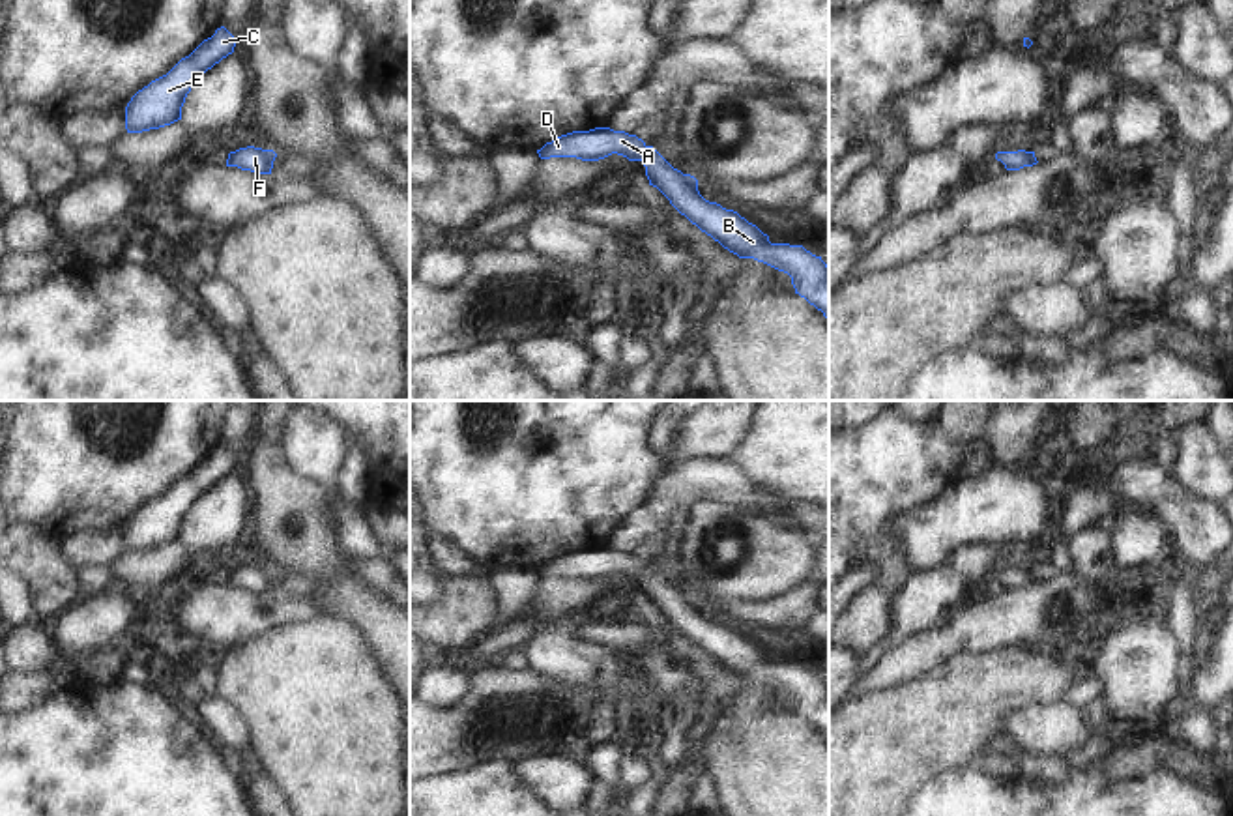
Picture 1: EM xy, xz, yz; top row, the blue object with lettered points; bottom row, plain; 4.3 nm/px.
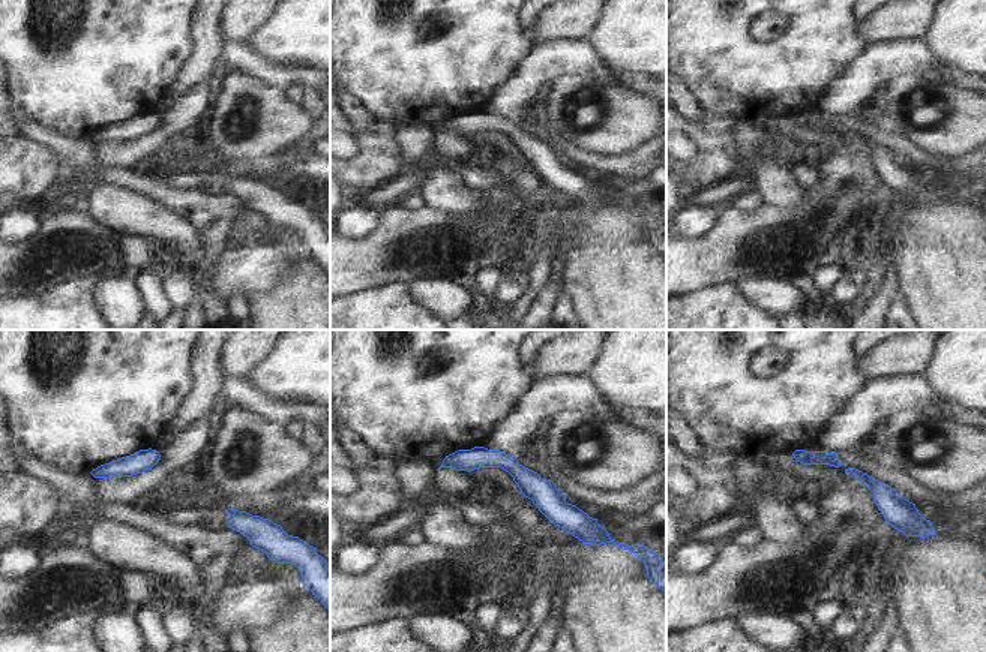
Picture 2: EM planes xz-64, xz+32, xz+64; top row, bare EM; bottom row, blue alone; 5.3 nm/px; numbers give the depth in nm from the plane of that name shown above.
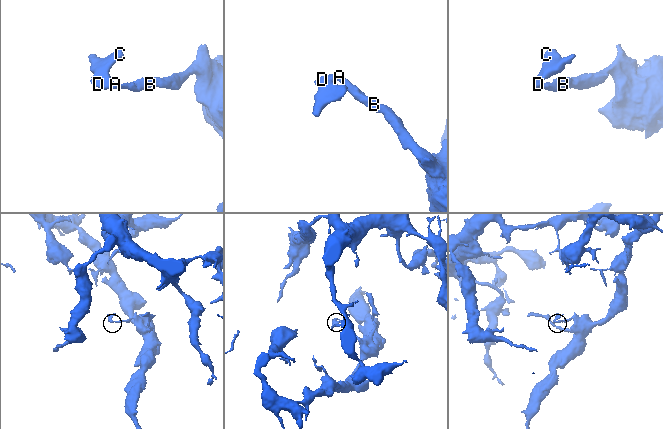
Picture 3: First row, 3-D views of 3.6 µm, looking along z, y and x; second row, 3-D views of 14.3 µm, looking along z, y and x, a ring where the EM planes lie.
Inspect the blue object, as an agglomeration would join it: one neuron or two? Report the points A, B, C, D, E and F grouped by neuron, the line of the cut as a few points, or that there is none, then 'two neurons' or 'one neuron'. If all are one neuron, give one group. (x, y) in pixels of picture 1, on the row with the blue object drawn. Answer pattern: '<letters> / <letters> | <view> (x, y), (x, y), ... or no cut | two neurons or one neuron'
A B C D E F | no cut | one neuron

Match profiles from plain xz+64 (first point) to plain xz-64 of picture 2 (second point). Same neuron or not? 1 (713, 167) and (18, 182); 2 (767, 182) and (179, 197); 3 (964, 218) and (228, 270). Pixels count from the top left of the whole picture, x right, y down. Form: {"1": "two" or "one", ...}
{"1": "one", "2": "two", "3": "two"}

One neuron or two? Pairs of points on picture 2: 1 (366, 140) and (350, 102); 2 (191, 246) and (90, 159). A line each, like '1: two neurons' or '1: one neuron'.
1: two neurons
2: two neurons

